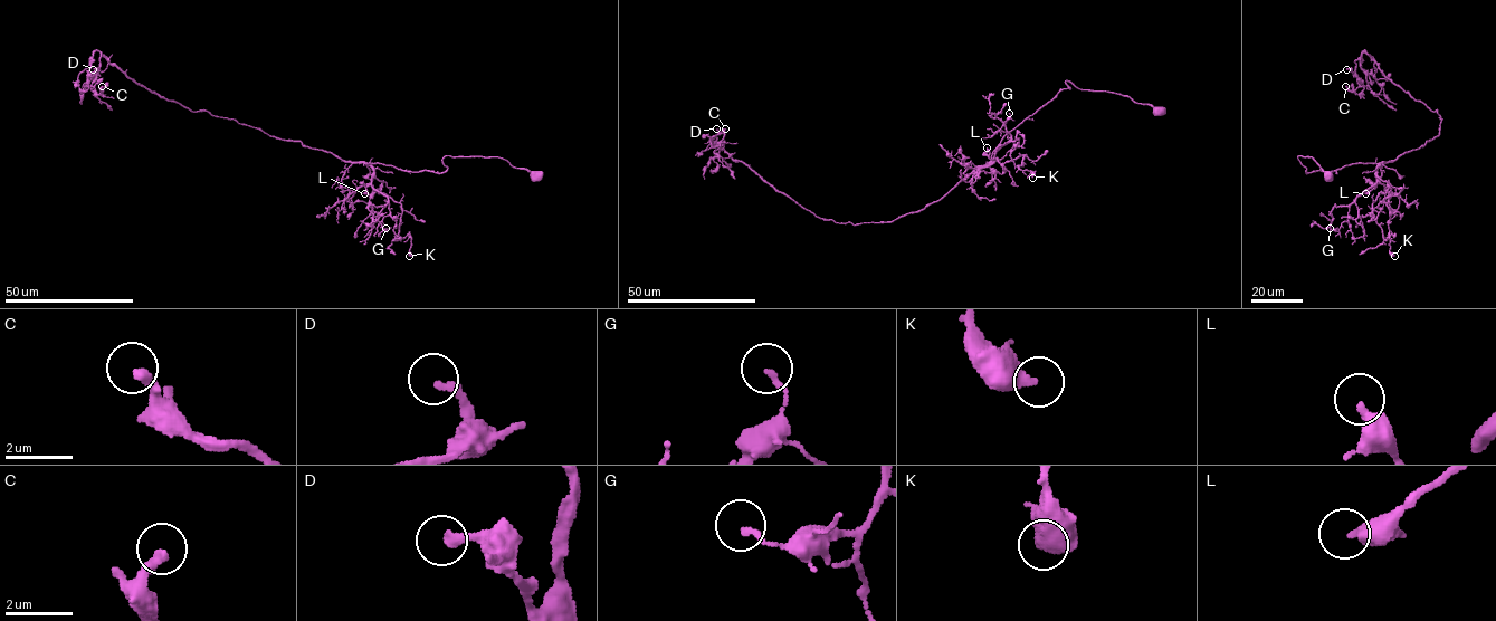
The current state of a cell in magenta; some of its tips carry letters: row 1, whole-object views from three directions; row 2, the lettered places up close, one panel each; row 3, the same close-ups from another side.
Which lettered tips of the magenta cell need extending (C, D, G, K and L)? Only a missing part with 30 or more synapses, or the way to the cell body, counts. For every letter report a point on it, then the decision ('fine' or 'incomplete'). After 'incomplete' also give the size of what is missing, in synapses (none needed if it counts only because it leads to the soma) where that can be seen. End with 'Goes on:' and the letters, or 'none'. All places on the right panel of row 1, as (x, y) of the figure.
C: (1345, 86) | fine
D: (1346, 69) | fine
G: (1330, 228) | fine
K: (1394, 256) | fine
L: (1365, 193) | incomplete | 40 syn
Goes on: L

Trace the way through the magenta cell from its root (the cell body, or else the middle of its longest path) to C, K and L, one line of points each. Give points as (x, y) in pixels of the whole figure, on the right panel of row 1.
C: (1327, 177), (1298, 156), (1306, 173), (1388, 163), (1439, 133), (1437, 111), (1365, 50), (1363, 89), (1345, 86)
K: (1327, 177), (1312, 156), (1298, 156), (1306, 173), (1378, 164), (1388, 190), (1372, 215), (1394, 256)
L: (1327, 177), (1312, 156), (1298, 156), (1306, 173), (1334, 171), (1353, 163), (1377, 163), (1377, 184), (1365, 193)

